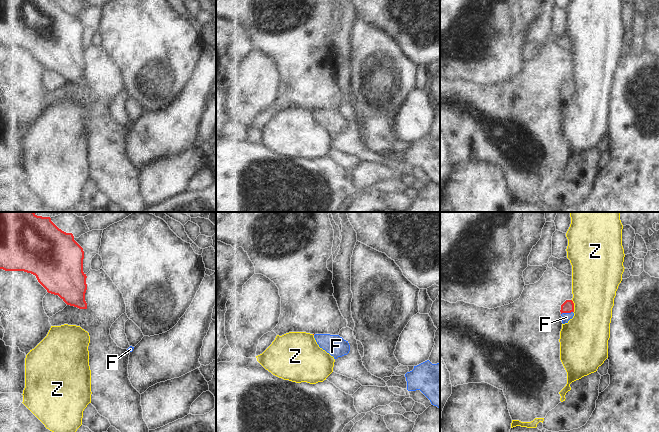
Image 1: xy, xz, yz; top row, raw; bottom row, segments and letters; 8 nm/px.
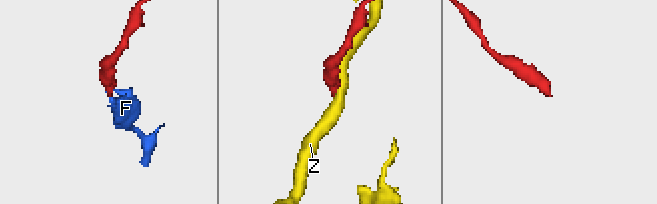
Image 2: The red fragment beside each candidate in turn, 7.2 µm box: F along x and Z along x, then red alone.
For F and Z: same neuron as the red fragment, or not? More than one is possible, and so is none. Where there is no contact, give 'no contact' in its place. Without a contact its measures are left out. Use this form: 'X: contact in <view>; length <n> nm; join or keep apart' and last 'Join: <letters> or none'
F: contact in yz; length 100 nm; join
Z: contact in yz; length 110 nm; keep apart
Join: F

